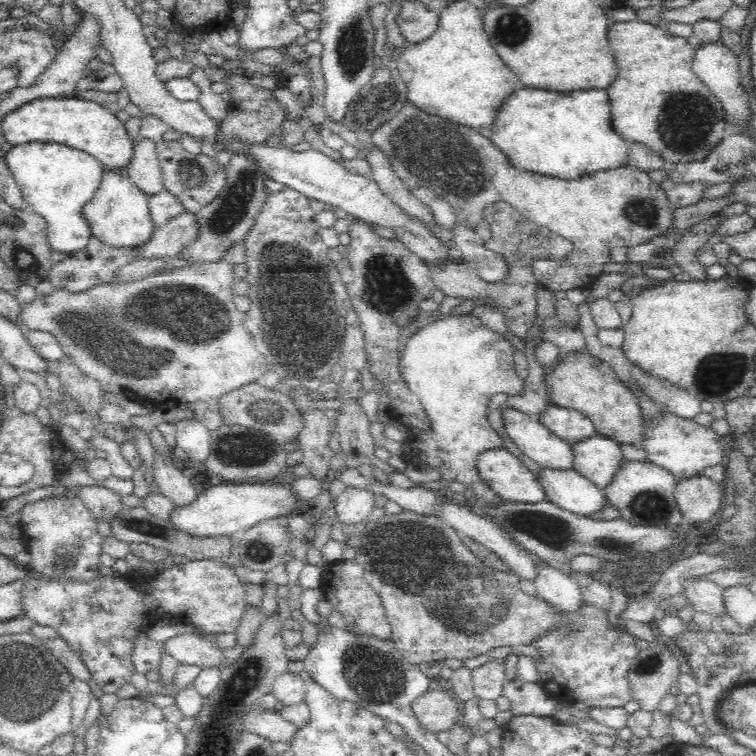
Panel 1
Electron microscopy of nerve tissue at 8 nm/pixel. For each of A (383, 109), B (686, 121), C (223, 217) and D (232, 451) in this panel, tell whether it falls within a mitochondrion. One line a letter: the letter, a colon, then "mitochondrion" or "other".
A: mitochondrion
B: mitochondrion
C: mitochondrion
D: mitochondrion

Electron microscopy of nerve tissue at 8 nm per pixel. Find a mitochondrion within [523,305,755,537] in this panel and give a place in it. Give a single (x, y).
(716, 375)

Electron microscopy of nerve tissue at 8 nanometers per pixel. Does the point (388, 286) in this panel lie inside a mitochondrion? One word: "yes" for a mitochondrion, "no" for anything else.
yes

